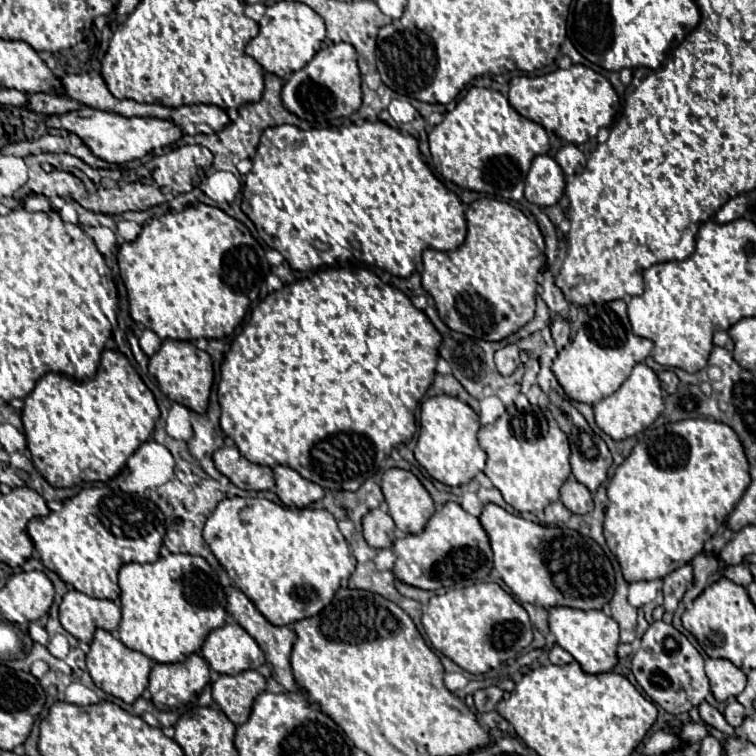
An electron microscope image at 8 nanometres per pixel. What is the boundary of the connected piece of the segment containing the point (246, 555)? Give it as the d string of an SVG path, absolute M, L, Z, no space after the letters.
M258 497L220 501L204 525L204 541L236 587L274 625L288 625L320 613L356 567L330 511L286 509Z

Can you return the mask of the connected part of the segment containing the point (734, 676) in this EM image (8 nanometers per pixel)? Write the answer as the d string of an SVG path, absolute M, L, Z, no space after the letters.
M706 659L706 675L710 679L712 695L718 701L736 697L746 687L746 675L728 659Z

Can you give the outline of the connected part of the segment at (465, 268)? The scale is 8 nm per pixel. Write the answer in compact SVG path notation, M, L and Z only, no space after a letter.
M478 199L466 211L468 235L466 241L454 251L436 251L426 249L422 253L424 271L422 271L422 287L434 297L440 319L454 331L464 333L468 337L480 337L486 341L502 341L510 333L518 331L526 325L536 311L536 287L538 273L544 265L544 237L536 225L530 221L520 209L510 203L502 203L496 199Z

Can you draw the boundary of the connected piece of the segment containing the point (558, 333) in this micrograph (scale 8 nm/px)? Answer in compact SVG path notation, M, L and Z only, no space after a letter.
M555 316L551 323L551 334L557 350L562 350L570 342L570 321Z

